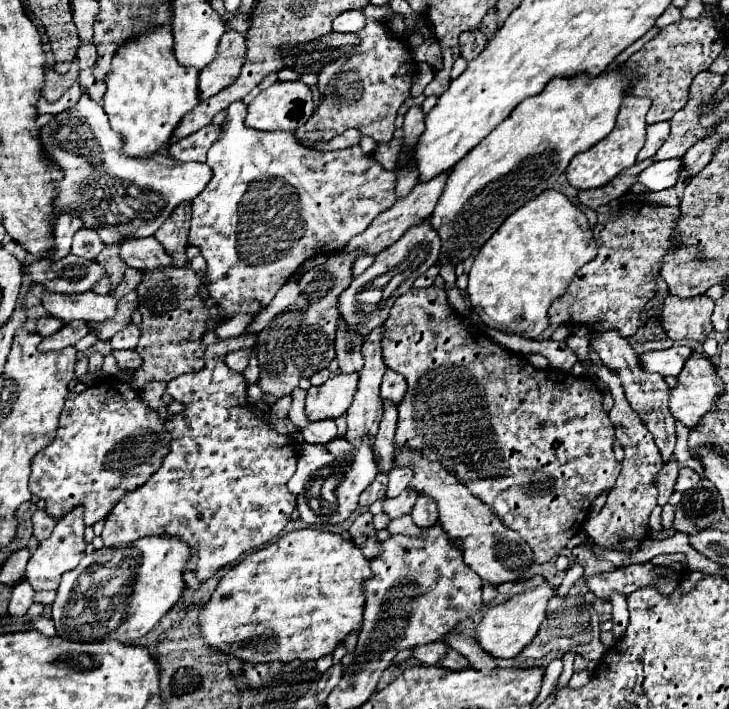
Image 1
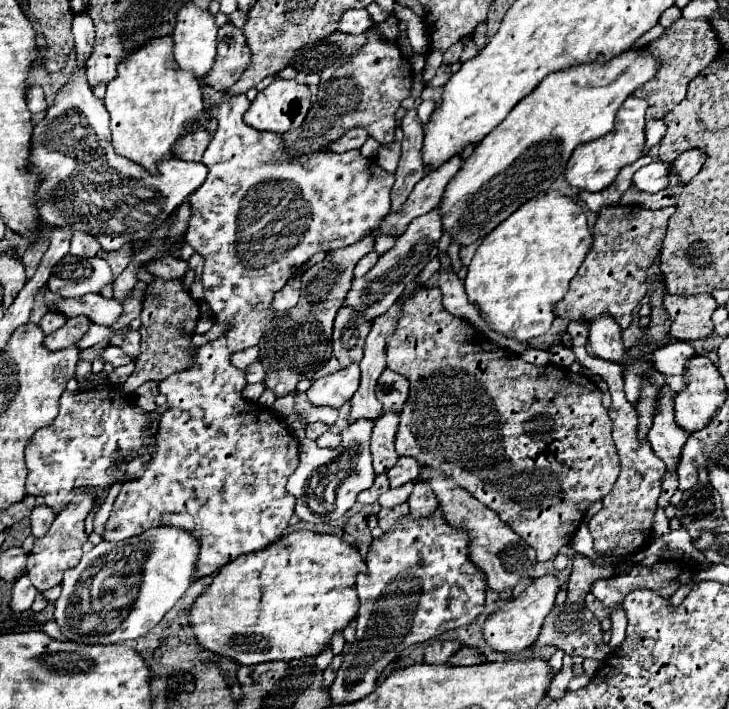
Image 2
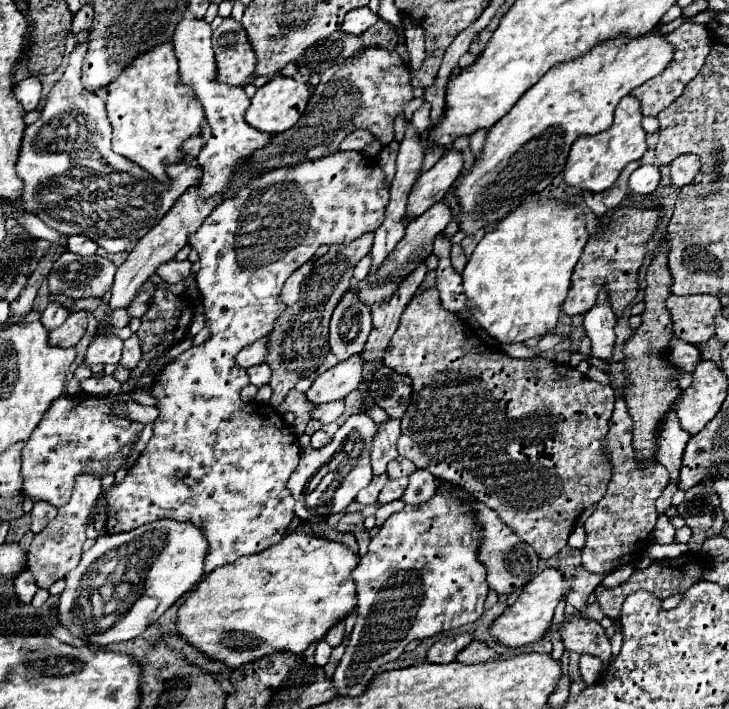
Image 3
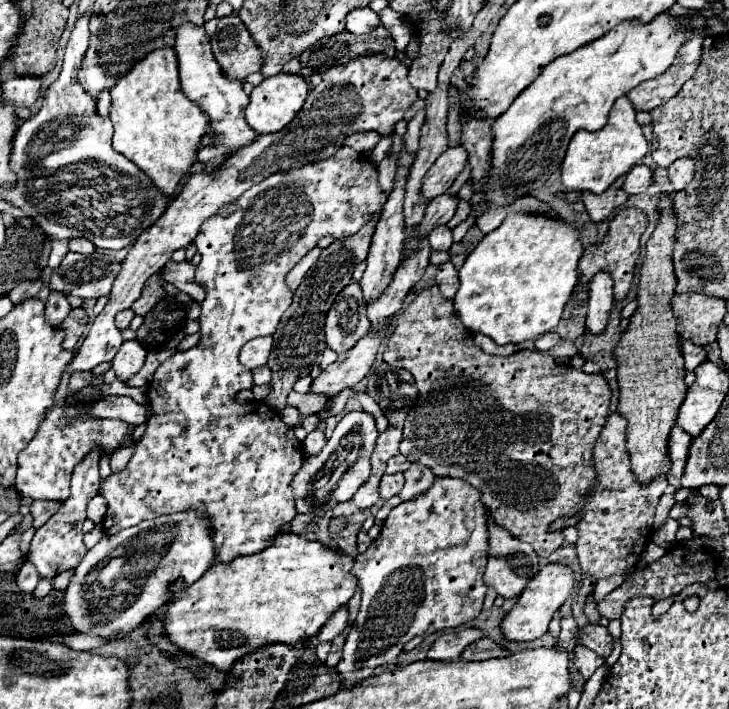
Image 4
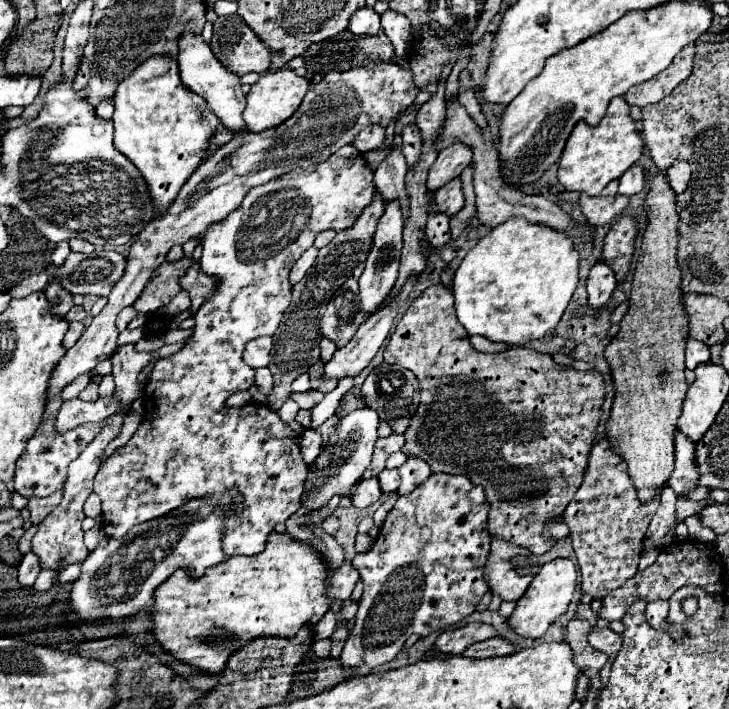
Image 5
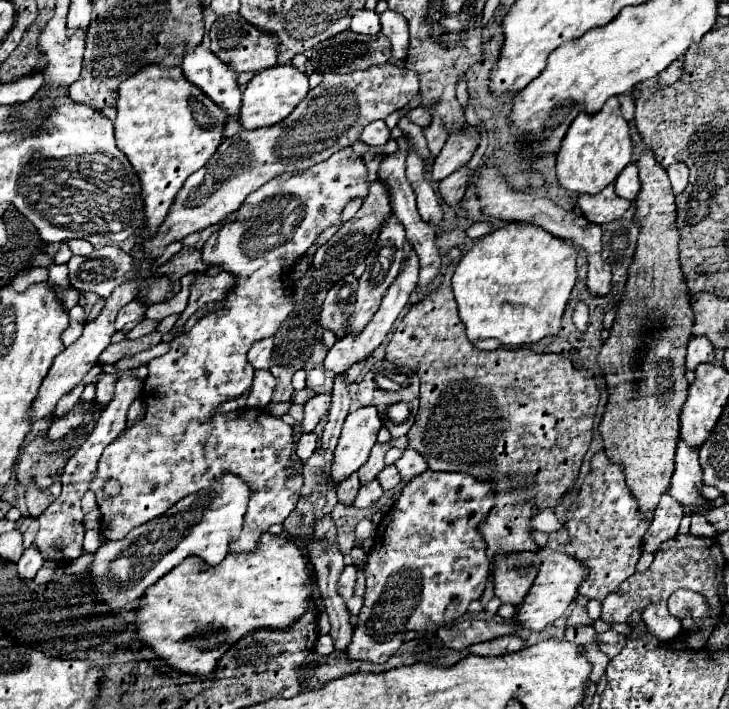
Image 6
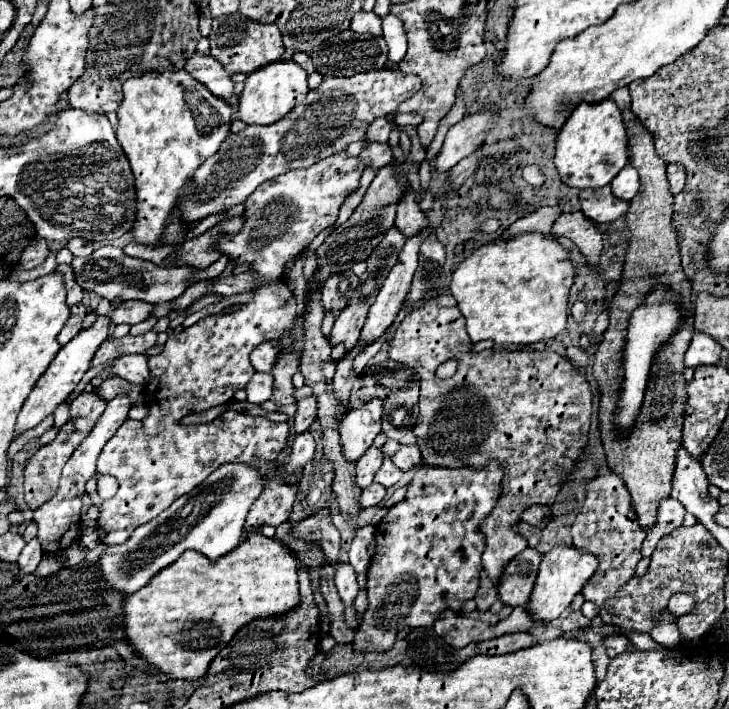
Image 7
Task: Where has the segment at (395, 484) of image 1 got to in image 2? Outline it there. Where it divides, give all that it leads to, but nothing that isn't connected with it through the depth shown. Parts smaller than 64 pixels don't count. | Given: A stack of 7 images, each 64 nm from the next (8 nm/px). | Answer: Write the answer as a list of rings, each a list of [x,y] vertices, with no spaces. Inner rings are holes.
[[[400,456],[400,458],[398,458],[398,464],[394,464],[394,466],[388,470],[390,486],[400,486],[400,484],[404,484],[404,482],[412,482],[412,480],[418,478],[418,474],[420,474],[418,462],[414,462],[412,458]]]

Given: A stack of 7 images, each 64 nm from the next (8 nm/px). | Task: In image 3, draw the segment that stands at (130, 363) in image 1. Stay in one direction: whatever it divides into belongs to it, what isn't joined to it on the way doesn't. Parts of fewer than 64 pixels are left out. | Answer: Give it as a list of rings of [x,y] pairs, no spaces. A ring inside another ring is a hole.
[[[100,322],[96,334],[92,336],[88,350],[84,354],[82,364],[92,368],[94,364],[118,364],[122,352],[122,340],[110,334],[112,326],[108,322]]]

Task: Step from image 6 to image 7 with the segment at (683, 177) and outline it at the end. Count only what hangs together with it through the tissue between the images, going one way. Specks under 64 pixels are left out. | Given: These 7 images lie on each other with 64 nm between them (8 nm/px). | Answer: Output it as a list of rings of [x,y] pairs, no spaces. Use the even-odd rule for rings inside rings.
[[[668,164],[668,182],[670,182],[670,192],[678,194],[684,184],[686,184],[686,170],[680,164]]]

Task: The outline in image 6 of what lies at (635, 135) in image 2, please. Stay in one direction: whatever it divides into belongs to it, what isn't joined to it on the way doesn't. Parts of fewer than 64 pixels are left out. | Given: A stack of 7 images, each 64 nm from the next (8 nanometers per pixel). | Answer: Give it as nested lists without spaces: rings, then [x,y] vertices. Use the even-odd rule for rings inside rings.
[[[610,98],[600,112],[596,114],[580,112],[572,120],[556,154],[556,174],[558,174],[558,182],[564,188],[574,192],[594,194],[604,190],[610,182],[614,182],[616,176],[630,162],[632,162],[630,126],[620,112],[618,98]]]

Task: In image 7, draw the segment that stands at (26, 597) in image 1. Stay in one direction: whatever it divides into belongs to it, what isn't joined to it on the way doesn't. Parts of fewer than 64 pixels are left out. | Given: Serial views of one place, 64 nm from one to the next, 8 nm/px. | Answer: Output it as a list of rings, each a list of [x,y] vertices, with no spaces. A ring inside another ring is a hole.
[[[32,538],[32,540],[24,546],[24,550],[22,550],[22,554],[20,554],[20,558],[18,558],[18,566],[20,566],[24,572],[34,572],[36,566],[38,566],[38,562],[40,562],[40,558],[42,558],[42,546],[40,546],[38,538]]]

